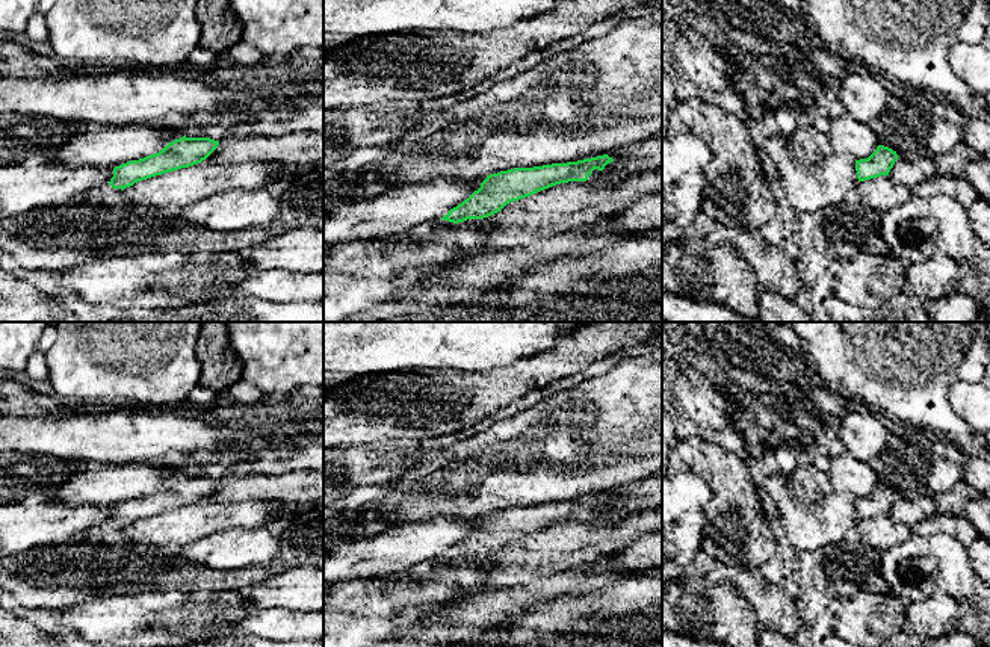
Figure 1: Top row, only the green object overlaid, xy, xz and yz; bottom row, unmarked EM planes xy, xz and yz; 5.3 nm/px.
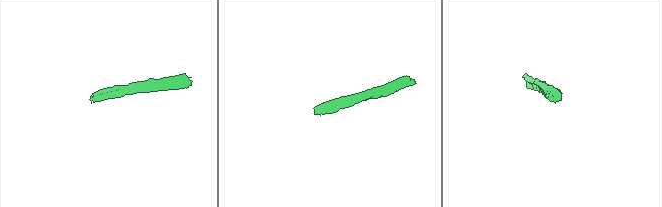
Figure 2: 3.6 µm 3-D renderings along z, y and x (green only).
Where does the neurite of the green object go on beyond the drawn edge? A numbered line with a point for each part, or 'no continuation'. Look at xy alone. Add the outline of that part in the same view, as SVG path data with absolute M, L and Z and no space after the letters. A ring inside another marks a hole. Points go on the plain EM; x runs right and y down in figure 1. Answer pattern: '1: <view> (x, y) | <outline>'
1: xy (95, 534) | M104 522L100 526L91 528L74 541L97 543L101 541L109 532L119 529L121 528L113 528L109 522Z

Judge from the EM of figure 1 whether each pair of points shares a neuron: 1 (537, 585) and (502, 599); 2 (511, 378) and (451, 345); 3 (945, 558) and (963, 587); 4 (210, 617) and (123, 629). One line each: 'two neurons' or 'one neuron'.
1: one neuron
2: two neurons
3: one neuron
4: one neuron

